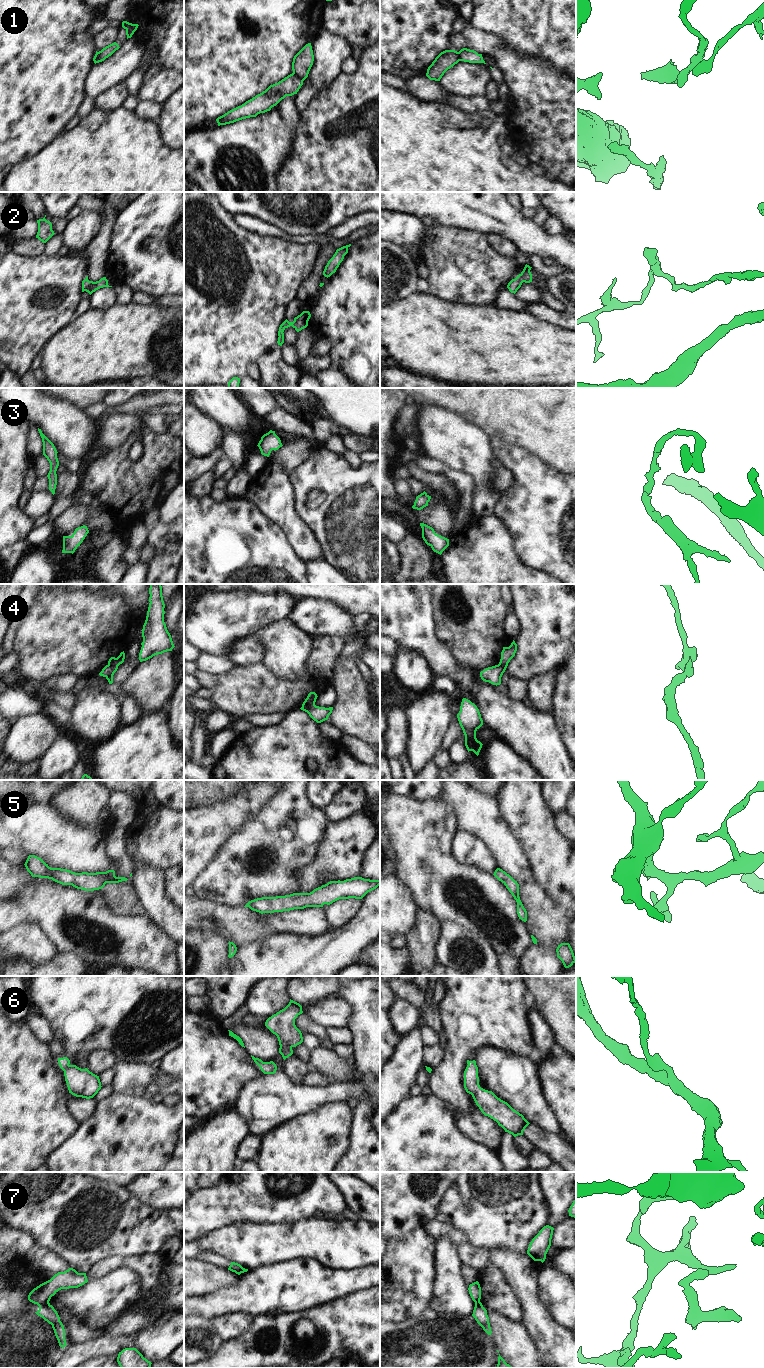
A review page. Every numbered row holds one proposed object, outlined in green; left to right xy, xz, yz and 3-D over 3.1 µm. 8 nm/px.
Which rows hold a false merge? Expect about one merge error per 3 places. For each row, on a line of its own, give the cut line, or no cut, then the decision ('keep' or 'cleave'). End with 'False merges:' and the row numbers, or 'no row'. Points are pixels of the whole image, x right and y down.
1: cut xz (293, 72), (303, 80); cleave
2: cut none; keep
3: cut none; keep
4: cut xz (314, 703), (302, 706); cleave
5: cut none; keep
6: cut none; keep
7: cut xy (48, 1301), (37, 1304); cleave
False merges: 1, 4, 7

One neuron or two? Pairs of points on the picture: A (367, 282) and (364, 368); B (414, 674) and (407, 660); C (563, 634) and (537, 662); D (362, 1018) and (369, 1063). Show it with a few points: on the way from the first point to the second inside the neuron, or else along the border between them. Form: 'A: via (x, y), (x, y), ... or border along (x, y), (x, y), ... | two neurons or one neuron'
A: via (367, 303), (367, 347) | one neuron
B: via (412, 671), (407, 663) | one neuron
C: via (556, 641), (542, 655) | one neuron
D: via (369, 1029), (369, 1052) | one neuron

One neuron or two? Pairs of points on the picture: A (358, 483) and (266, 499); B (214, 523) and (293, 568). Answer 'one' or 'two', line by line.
A: two
B: one

